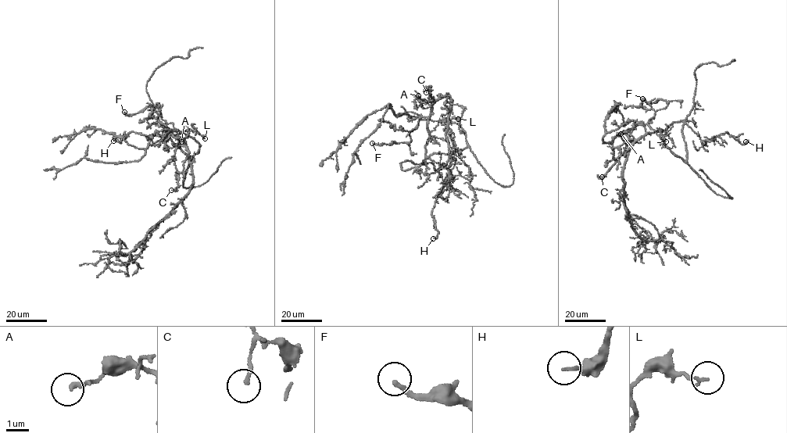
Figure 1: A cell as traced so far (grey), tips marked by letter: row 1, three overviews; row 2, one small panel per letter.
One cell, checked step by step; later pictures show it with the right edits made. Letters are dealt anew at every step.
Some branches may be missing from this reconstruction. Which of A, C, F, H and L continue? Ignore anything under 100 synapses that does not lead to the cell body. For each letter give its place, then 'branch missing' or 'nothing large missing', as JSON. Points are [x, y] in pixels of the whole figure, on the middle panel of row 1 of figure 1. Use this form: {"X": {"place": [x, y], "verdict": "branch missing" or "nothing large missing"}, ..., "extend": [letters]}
{"A": {"place": [418, 95], "verdict": "nothing large missing"}, "C": {"place": [426, 92], "verdict": "nothing large missing"}, "F": {"place": [372, 143], "verdict": "nothing large missing"}, "H": {"place": [433, 238], "verdict": "nothing large missing"}, "L": {"place": [458, 119], "verdict": "nothing large missing"}, "extend": []}

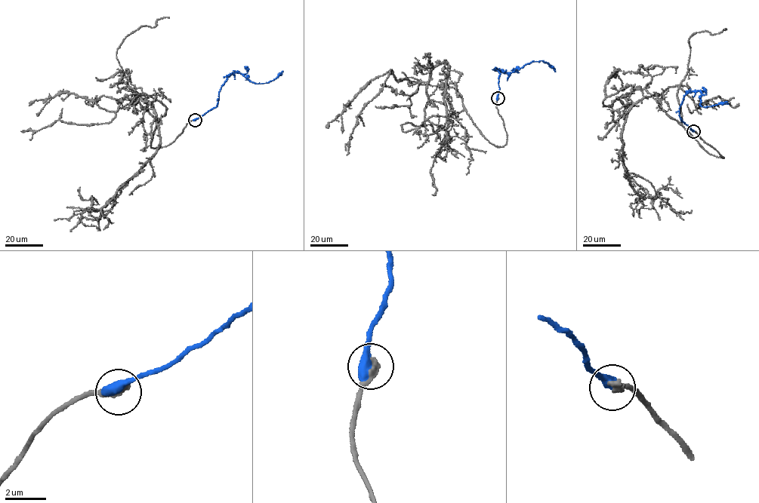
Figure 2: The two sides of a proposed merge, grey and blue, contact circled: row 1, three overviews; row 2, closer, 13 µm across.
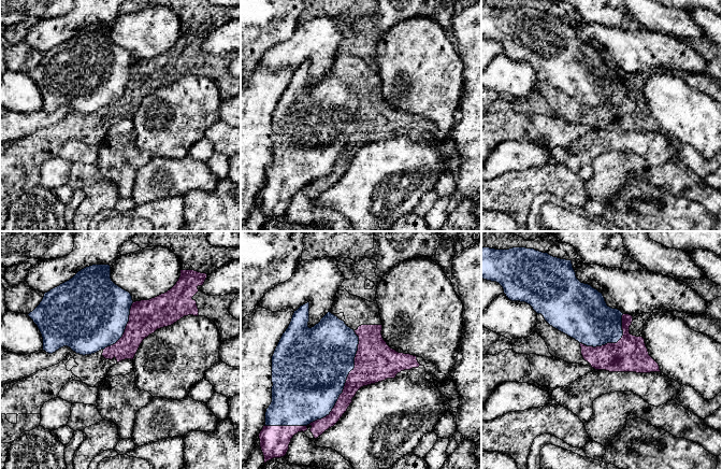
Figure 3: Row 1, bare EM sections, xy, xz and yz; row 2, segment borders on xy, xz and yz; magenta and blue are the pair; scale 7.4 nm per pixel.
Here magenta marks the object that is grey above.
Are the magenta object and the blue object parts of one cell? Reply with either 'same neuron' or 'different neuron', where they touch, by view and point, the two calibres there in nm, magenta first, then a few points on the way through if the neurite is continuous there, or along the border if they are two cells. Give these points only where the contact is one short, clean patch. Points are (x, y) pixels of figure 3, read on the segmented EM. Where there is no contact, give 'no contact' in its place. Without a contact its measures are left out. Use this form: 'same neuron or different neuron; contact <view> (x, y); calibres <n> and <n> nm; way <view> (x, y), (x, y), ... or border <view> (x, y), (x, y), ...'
same neuron; contact xz (335, 403); calibres 140 and 500 nm

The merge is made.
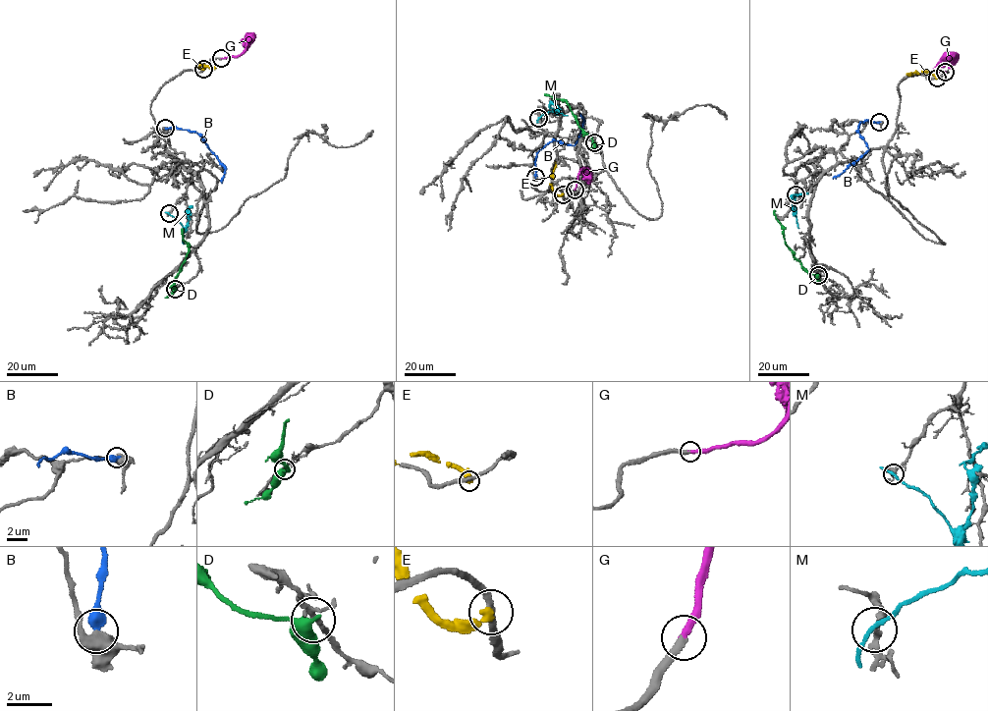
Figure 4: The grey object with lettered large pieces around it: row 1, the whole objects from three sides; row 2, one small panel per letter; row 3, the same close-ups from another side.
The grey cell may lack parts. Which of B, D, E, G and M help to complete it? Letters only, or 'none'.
G

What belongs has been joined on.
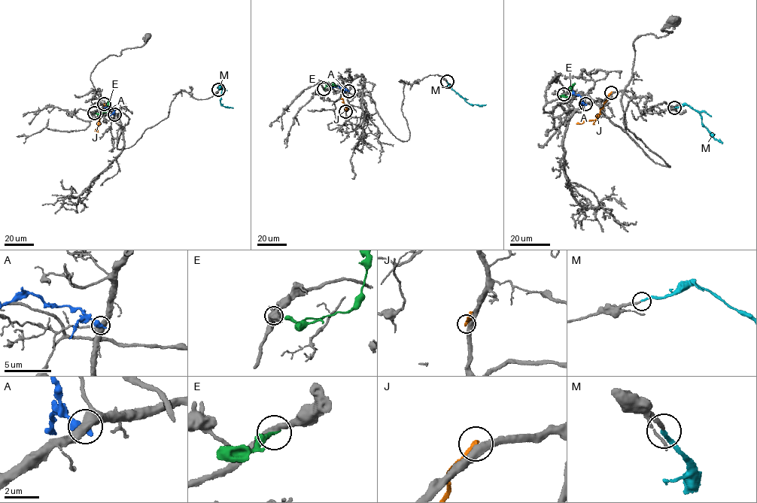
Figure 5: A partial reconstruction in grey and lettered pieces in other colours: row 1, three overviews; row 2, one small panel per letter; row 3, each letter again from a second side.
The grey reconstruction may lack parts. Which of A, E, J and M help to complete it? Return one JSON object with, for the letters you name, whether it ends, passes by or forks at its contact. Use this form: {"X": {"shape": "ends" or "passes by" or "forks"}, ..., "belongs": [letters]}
{"M": {"shape": "ends"}, "belongs": ["M"]}

